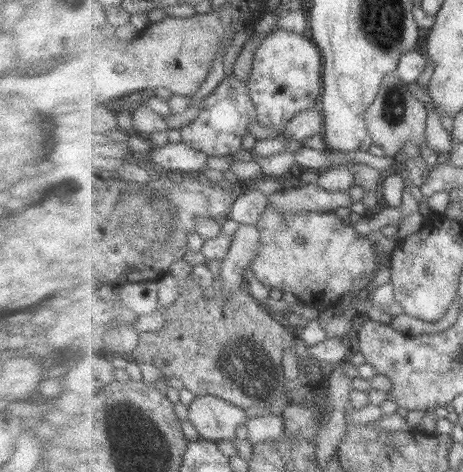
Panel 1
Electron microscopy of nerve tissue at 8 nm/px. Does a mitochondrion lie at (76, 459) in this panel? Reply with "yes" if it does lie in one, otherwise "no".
no

